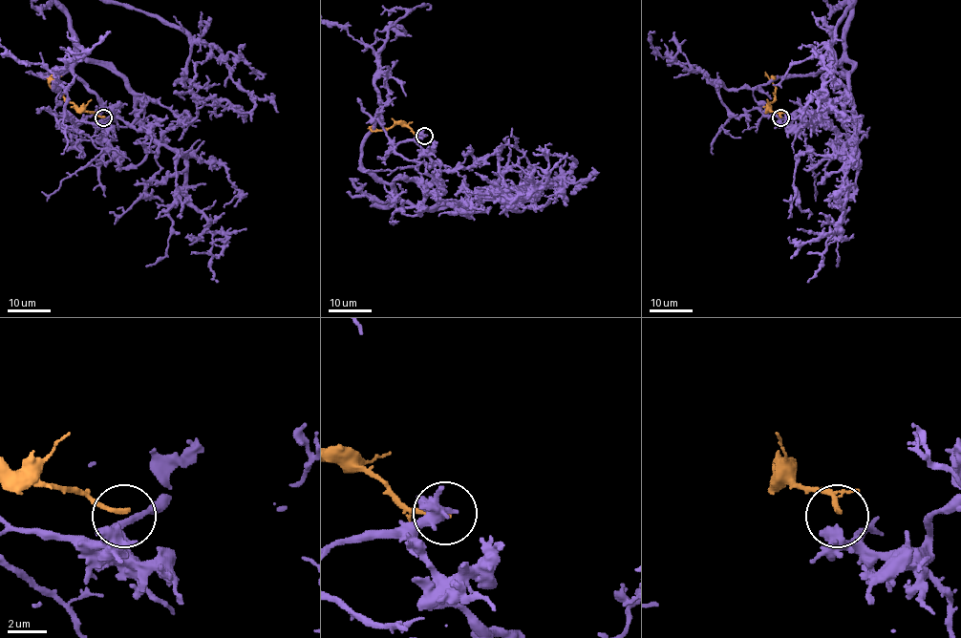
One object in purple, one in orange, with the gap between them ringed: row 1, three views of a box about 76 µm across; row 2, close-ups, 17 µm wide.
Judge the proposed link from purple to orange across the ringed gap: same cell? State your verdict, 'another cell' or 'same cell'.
another cell

